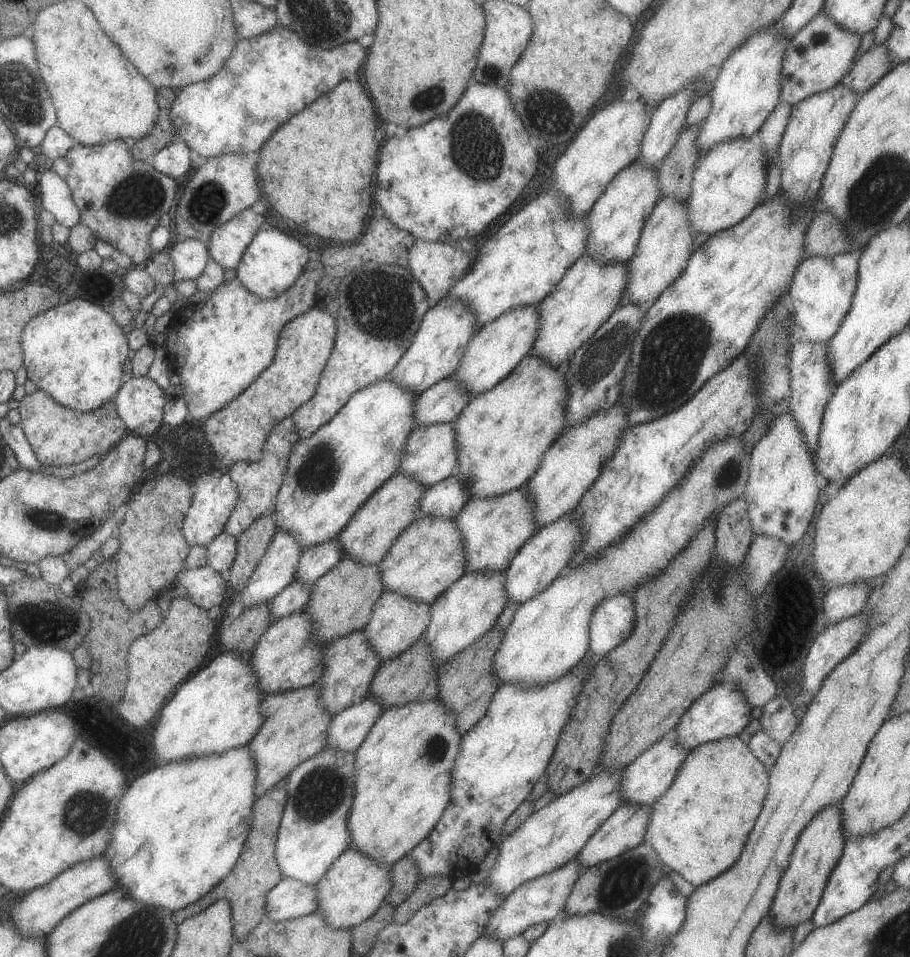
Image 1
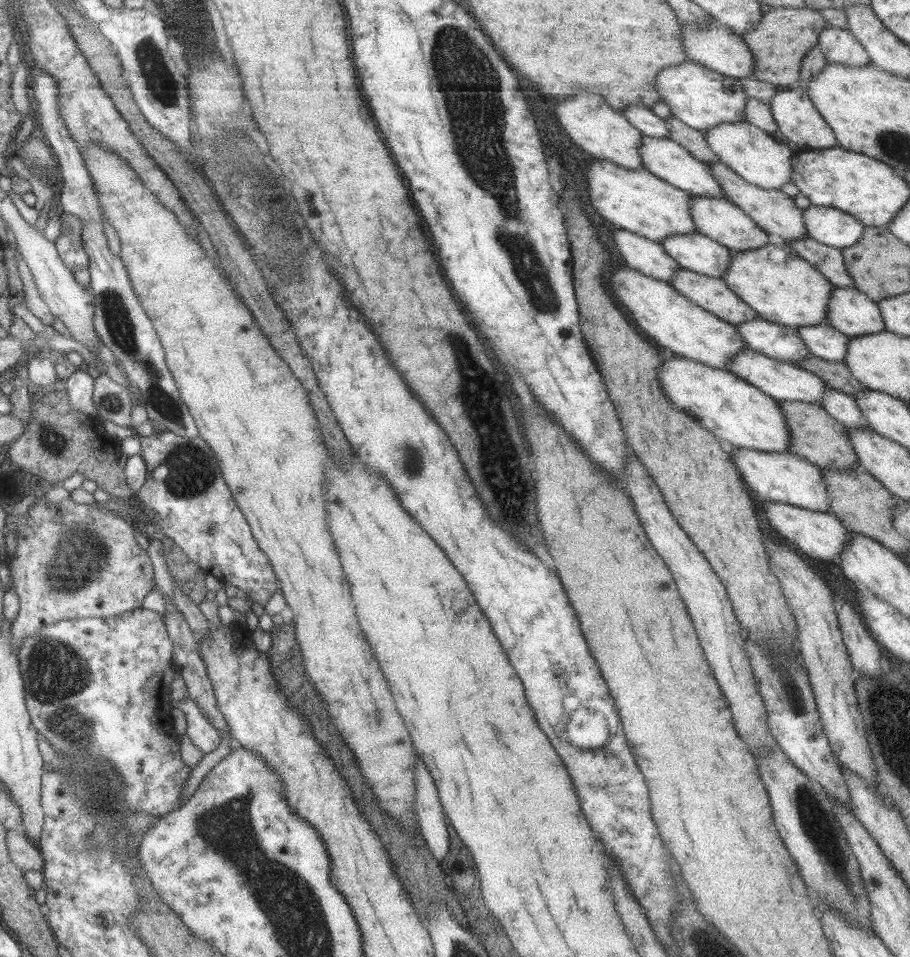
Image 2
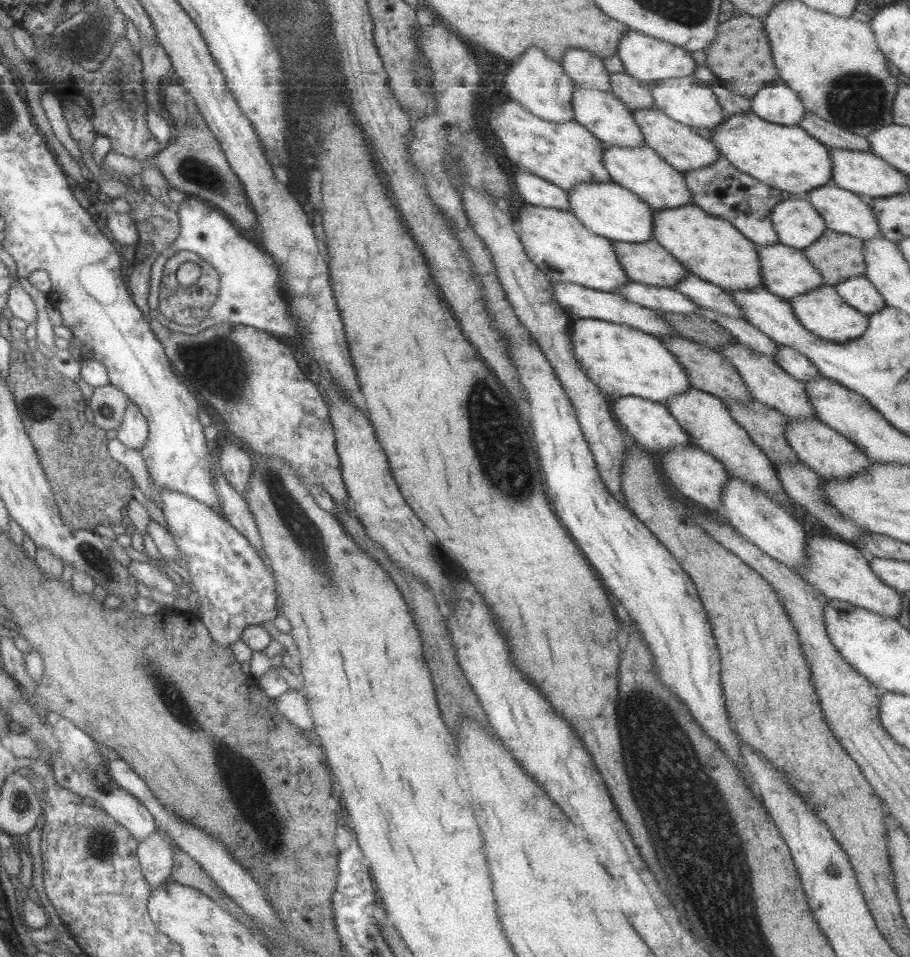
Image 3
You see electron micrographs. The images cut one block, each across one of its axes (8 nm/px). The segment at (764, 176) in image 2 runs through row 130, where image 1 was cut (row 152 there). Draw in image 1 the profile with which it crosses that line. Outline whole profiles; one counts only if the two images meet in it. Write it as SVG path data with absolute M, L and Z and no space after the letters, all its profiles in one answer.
M758 130L748 137L727 139L712 146L696 162L689 196L686 197L692 234L708 234L741 222L766 194L766 156Z

